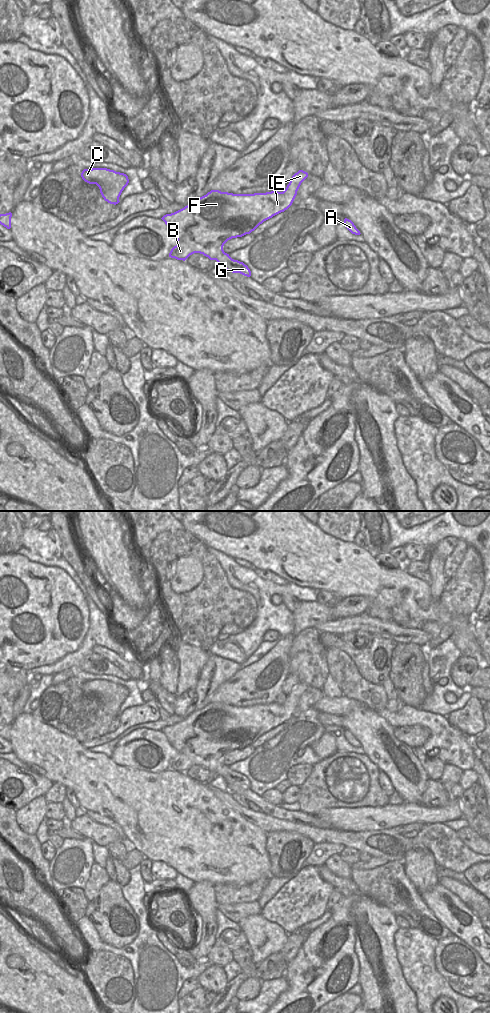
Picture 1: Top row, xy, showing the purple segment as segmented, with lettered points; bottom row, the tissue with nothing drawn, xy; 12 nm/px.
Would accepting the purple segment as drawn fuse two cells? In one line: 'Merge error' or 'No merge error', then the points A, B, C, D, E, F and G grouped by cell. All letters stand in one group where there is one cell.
No merge error. Groups: A B C D E F G.

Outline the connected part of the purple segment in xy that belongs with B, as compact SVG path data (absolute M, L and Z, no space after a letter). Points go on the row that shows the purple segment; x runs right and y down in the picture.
M299 170L292 176L283 192L273 190L266 193L233 194L211 190L206 195L195 198L184 208L164 215L161 219L177 239L177 245L171 249L169 257L185 261L190 255L200 253L222 264L227 272L250 277L251 271L248 266L225 253L224 244L232 238L250 234L264 221L287 210L292 205L301 183L307 177L307 172Z

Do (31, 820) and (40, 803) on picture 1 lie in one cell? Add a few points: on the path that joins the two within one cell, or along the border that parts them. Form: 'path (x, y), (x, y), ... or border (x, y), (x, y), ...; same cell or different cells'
path (31, 816), (37, 807); same cell

